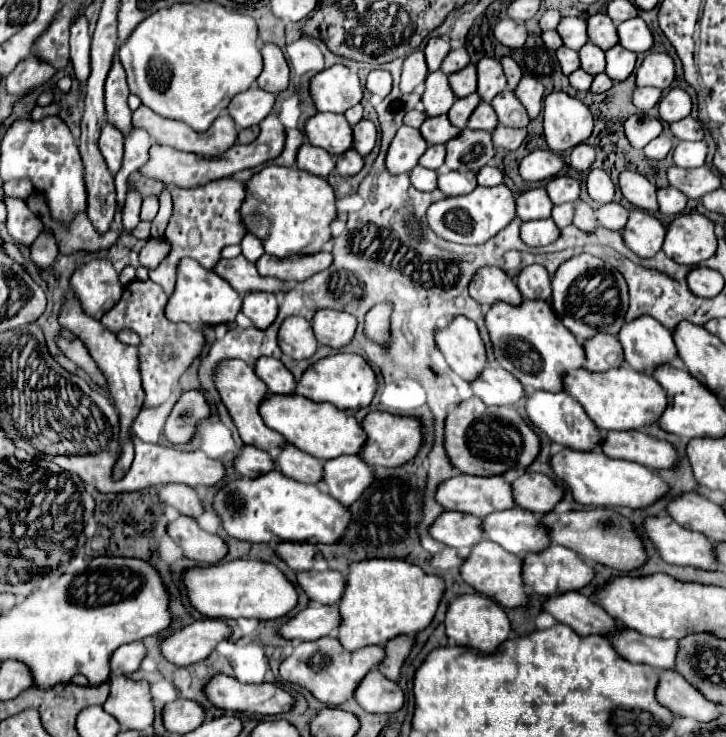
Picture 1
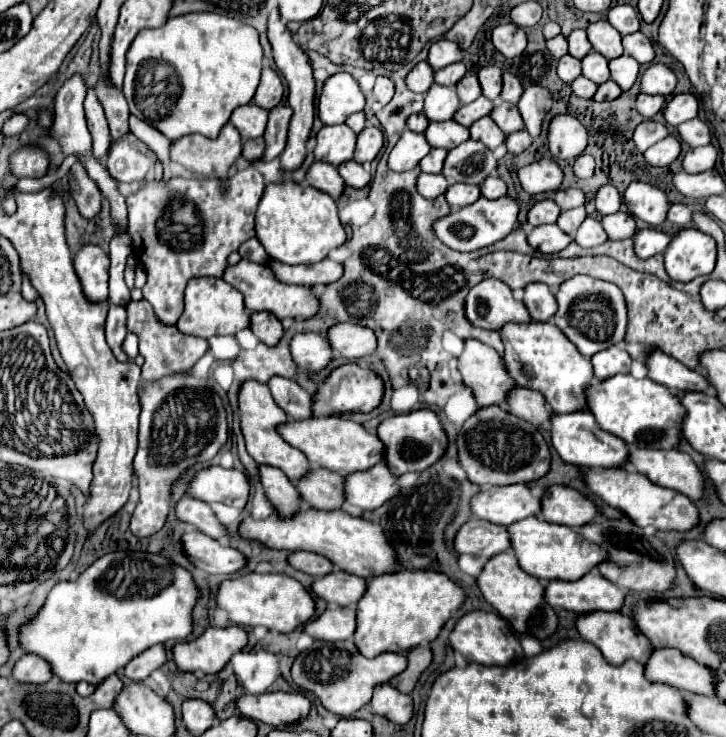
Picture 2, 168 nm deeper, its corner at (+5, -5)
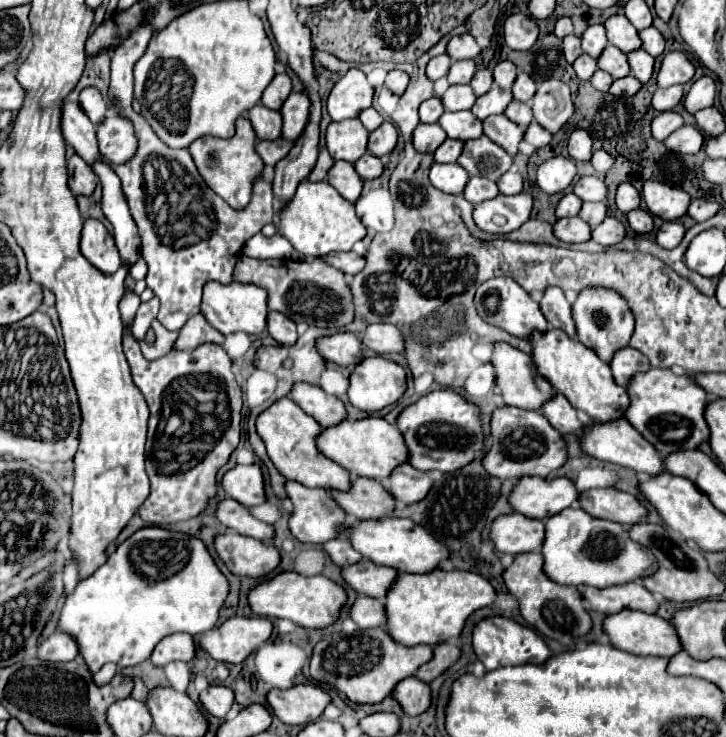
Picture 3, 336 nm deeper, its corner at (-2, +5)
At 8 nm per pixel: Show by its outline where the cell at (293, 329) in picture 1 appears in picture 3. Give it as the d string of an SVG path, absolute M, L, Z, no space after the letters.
M340 332L318 340L318 352L338 366L356 366L362 362L362 340L354 332Z

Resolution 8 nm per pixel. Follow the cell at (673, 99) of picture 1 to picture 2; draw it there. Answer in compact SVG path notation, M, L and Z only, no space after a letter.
M675 94L667 102L663 110L663 118L669 126L679 126L681 122L695 118L697 110L699 110L699 102L695 94Z

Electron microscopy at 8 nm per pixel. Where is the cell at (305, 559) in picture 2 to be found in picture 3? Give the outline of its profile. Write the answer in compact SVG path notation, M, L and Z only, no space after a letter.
M336 538L324 544L324 550L330 554L332 562L338 566L352 566L360 560L364 560L364 556L352 548L352 544L346 538Z

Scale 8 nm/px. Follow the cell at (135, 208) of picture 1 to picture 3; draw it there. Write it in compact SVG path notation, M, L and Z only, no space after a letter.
M126 292L126 294L124 294L124 298L122 298L122 302L120 302L120 312L122 312L124 328L132 326L138 306L140 306L140 298L138 298L134 292Z

